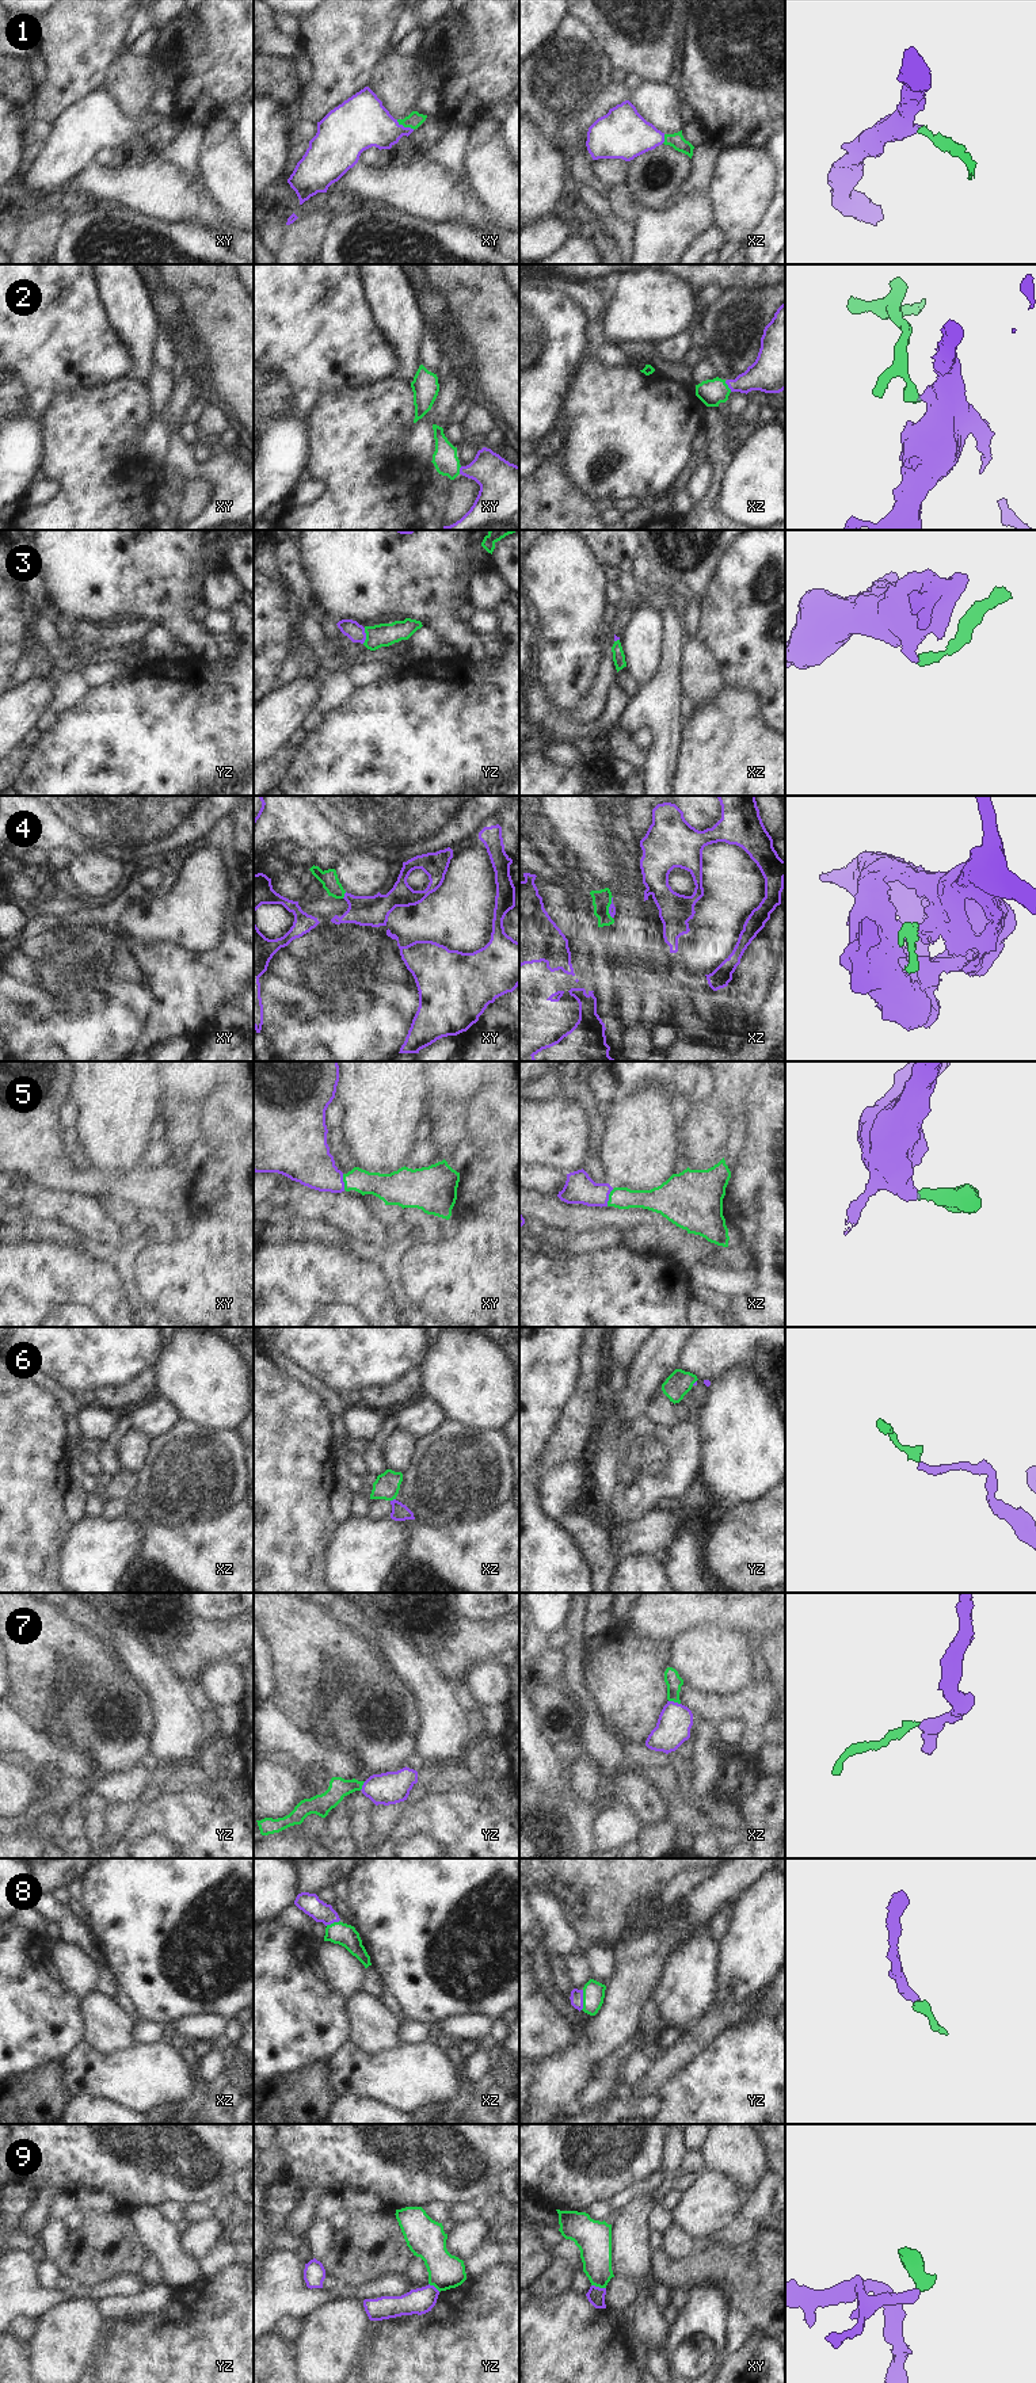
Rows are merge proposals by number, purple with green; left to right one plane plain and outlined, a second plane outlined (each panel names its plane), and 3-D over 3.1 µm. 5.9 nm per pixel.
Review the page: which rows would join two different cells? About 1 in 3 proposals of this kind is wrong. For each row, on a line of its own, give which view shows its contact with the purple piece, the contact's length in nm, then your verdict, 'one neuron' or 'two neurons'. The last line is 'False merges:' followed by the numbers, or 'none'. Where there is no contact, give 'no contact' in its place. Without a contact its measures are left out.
1: xy | 130 nm | one neuron
2: xz | 80 nm | one neuron
3: yz | 100 nm | one neuron
4: xy | 50 nm | two neurons
5: xz | 110 nm | one neuron
6: xz | 40 nm | one neuron
7: xz | 80 nm | one neuron
8: yz | 120 nm | one neuron
9: xy | 90 nm | two neurons
False merges: 4, 9

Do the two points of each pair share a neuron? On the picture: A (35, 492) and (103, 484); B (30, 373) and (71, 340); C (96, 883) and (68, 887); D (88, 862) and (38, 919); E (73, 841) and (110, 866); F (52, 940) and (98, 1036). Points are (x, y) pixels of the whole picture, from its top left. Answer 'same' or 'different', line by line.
A: different
B: same
C: same
D: different
E: different
F: same

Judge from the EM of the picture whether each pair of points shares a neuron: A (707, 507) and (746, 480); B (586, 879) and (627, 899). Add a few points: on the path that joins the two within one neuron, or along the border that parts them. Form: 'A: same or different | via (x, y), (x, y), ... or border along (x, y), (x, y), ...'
A: different | border along (724, 469), (716, 506), (727, 515)
B: different | border along (583, 868), (604, 880), (609, 887)

